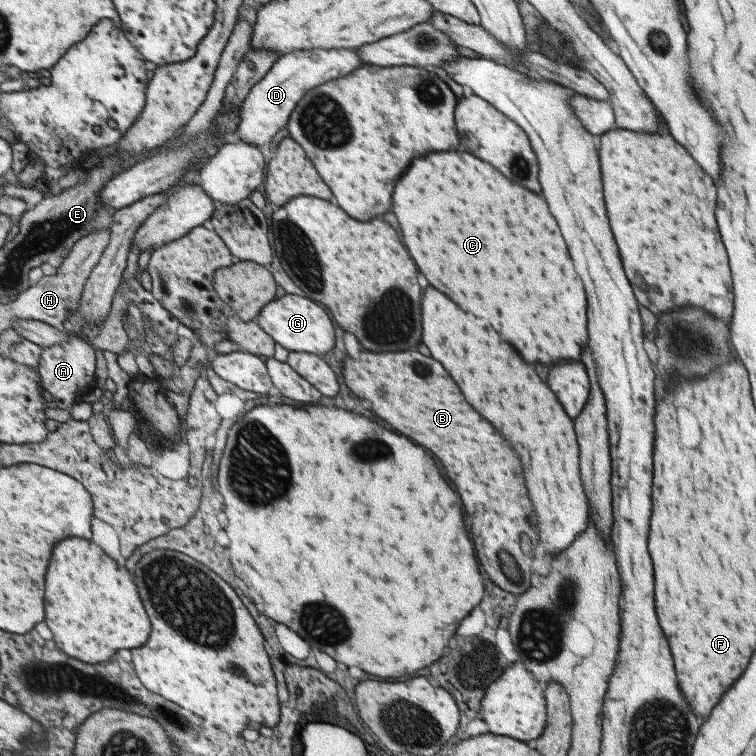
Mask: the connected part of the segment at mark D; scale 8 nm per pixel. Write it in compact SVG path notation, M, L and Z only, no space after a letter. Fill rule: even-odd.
M313 48L293 51L281 55L267 75L255 83L247 99L243 101L241 122L235 138L247 143L263 146L263 144L276 144L281 135L281 128L288 128L291 113L299 106L303 99L315 86L329 82L331 78L341 78L351 74L359 64L358 52L351 48Z

